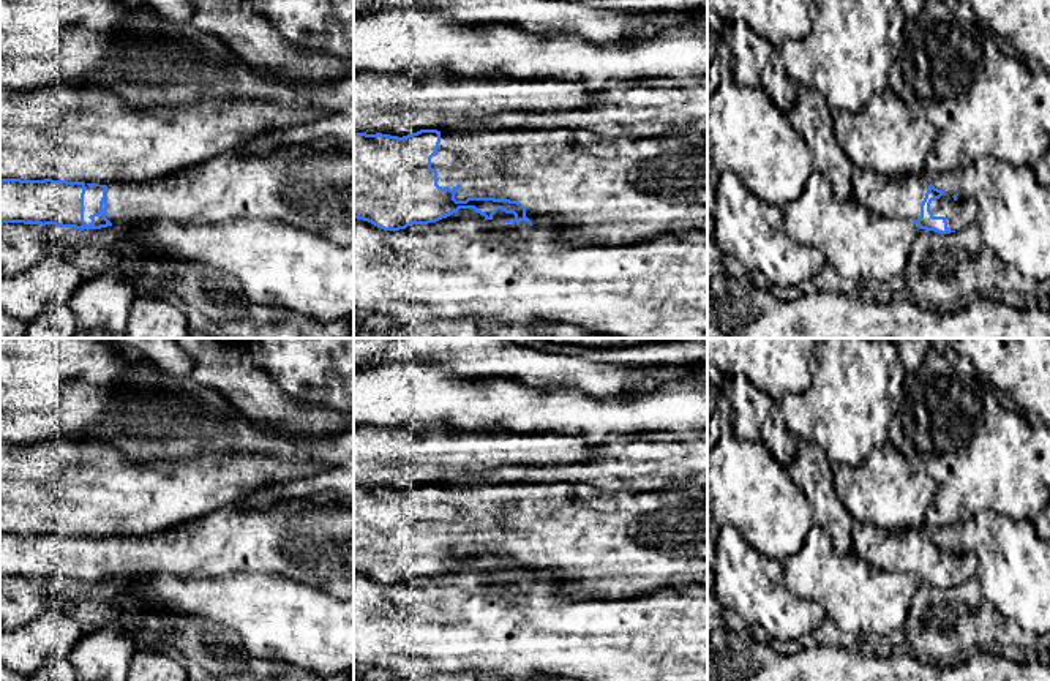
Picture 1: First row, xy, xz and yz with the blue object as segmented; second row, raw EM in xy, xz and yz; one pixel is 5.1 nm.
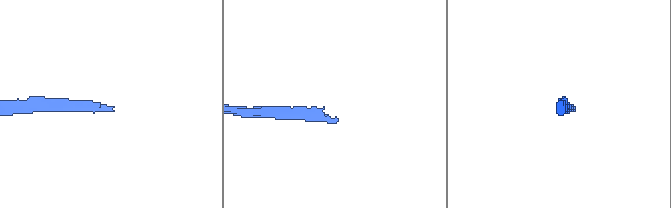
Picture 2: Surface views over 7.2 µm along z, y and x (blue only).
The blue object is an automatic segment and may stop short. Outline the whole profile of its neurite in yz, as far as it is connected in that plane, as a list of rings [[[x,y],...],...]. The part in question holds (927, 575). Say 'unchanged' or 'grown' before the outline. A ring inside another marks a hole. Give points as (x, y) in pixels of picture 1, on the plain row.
grown | [[[853,523],[853,553],[883,572],[908,572],[919,583],[951,588],[976,577],[976,556],[935,542],[925,528],[887,531]]]

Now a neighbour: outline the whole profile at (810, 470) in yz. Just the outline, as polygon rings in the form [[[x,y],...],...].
[[[799,441],[794,460],[786,468],[812,504],[815,523],[832,536],[835,550],[840,555],[853,551],[851,531],[854,520],[835,495],[834,466],[829,465],[823,449]]]

